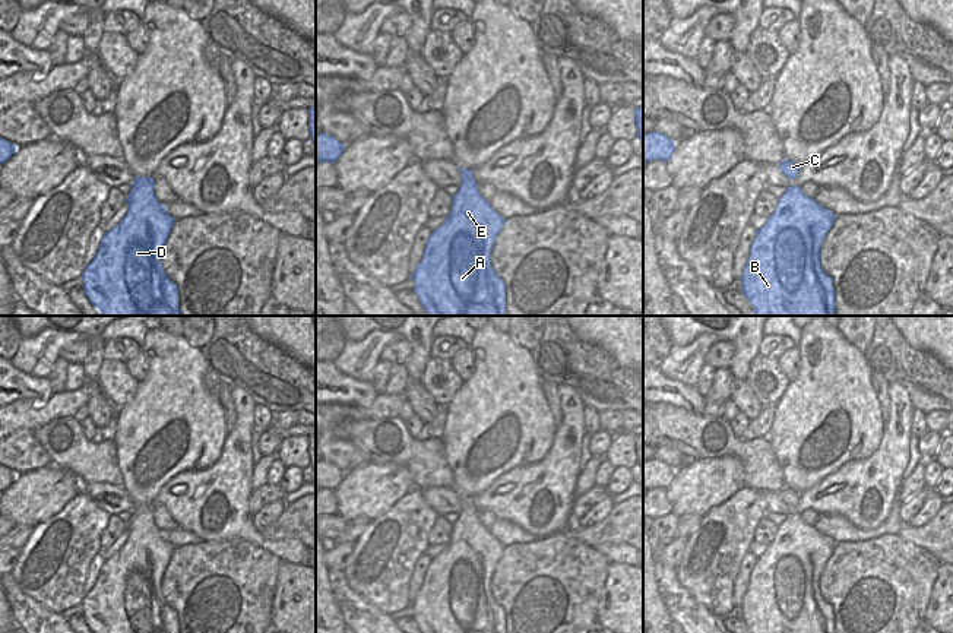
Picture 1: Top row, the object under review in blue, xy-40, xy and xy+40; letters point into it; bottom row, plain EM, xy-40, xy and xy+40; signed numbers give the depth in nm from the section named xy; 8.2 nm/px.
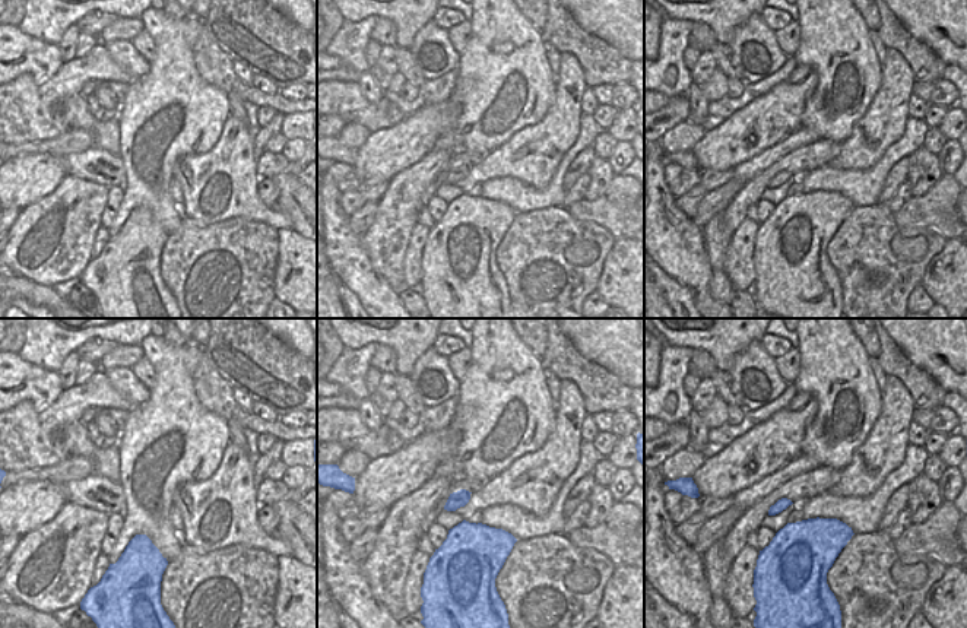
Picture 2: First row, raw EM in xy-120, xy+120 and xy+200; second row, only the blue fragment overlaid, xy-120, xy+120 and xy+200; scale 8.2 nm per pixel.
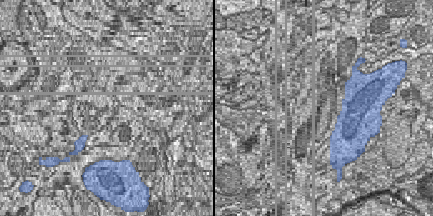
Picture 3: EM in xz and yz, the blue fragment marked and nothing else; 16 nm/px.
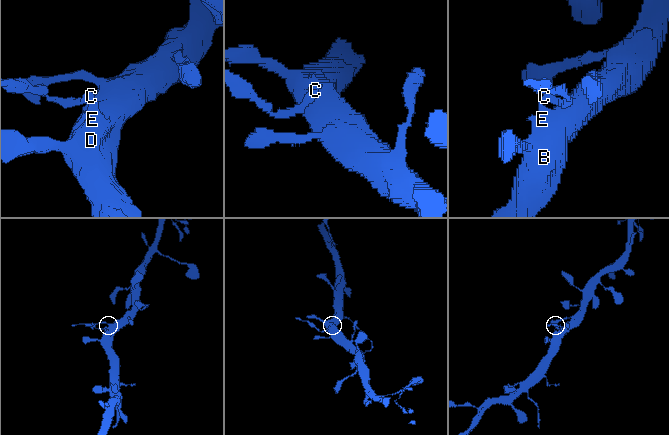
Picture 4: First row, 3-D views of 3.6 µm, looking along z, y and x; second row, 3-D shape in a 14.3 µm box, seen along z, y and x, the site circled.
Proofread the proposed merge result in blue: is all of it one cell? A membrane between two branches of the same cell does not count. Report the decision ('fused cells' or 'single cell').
fused cells

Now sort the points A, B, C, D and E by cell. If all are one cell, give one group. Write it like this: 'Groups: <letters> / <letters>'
Groups: A B D E / C

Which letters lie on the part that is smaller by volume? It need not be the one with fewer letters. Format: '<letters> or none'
C

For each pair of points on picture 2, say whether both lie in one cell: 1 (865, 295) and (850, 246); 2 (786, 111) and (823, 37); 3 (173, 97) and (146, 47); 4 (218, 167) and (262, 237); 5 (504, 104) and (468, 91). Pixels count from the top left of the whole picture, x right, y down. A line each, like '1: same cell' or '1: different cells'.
1: same cell
2: different cells
3: different cells
4: different cells
5: same cell

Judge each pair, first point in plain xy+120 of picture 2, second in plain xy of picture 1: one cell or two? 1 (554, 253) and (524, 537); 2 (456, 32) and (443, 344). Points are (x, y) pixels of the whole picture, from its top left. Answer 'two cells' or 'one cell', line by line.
1: two cells
2: two cells

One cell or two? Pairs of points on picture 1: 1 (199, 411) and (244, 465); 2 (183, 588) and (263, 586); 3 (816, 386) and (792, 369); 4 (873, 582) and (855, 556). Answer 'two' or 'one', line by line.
1: two
2: one
3: two
4: one

